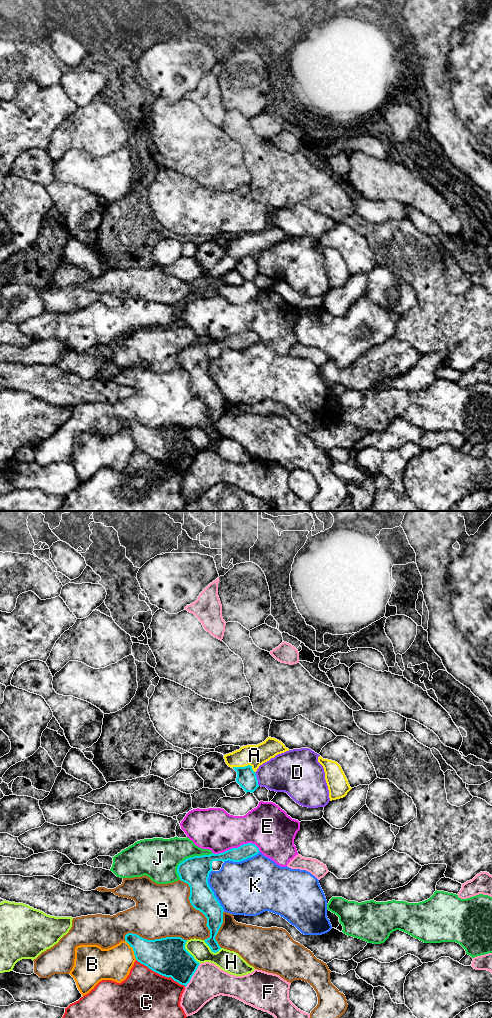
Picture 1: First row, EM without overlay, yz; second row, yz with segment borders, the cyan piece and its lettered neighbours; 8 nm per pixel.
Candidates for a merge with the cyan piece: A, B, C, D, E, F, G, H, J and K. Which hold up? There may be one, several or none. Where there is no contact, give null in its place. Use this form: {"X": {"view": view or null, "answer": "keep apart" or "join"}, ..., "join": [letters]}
{"A": {"view": "yz", "answer": "join"}, "B": {"view": "yz", "answer": "keep apart"}, "C": {"view": "yz", "answer": "keep apart"}, "D": {"view": "yz", "answer": "keep apart"}, "E": {"view": "yz", "answer": "keep apart"}, "F": {"view": "yz", "answer": "keep apart"}, "G": {"view": "yz", "answer": "keep apart"}, "H": {"view": "yz", "answer": "keep apart"}, "J": {"view": "yz", "answer": "keep apart"}, "K": {"view": "yz", "answer": "keep apart"}, "join": ["A"]}

